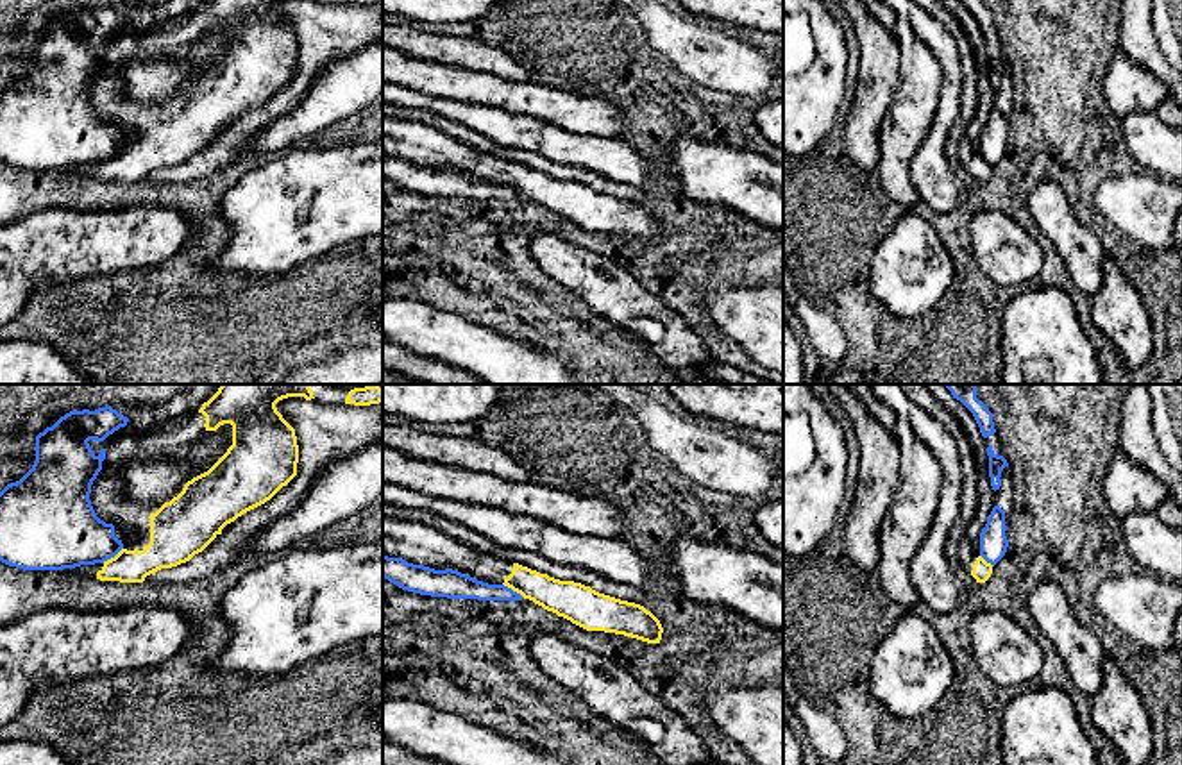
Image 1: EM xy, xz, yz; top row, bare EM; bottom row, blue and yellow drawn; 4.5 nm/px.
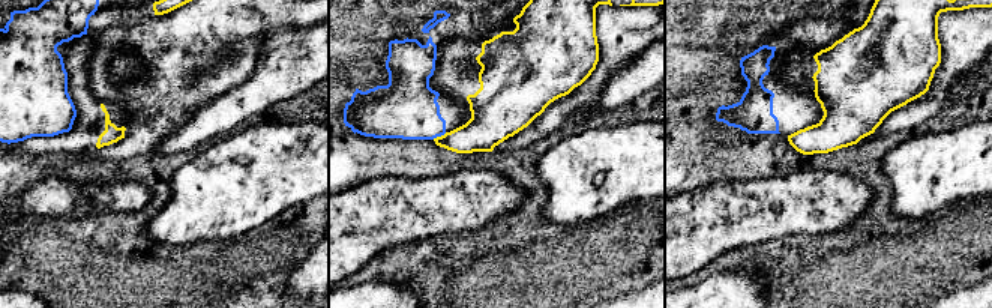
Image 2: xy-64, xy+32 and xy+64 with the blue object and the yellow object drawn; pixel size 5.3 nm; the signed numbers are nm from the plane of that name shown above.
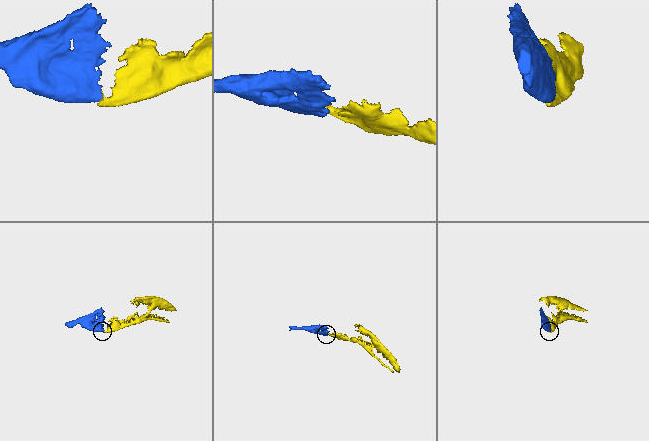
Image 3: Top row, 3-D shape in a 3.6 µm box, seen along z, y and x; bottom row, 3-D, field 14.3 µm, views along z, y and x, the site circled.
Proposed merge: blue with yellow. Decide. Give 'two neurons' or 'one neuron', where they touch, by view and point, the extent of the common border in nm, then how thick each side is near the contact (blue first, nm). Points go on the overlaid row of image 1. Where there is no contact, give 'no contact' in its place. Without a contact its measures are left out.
two neurons; contact xy (111, 556); length 120 nm; calibres 340 and 160 nm

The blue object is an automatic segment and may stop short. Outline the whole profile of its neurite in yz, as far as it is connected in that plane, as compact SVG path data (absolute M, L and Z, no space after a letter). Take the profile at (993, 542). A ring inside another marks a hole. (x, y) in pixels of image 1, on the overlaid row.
M987 447L989 477L994 490L994 508L980 533L980 556L992 567L1005 556L1014 513L1014 479L1003 456Z

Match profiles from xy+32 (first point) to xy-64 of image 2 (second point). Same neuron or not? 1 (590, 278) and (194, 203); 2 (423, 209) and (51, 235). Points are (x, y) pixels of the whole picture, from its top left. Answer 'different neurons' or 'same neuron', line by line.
1: different neurons
2: different neurons

